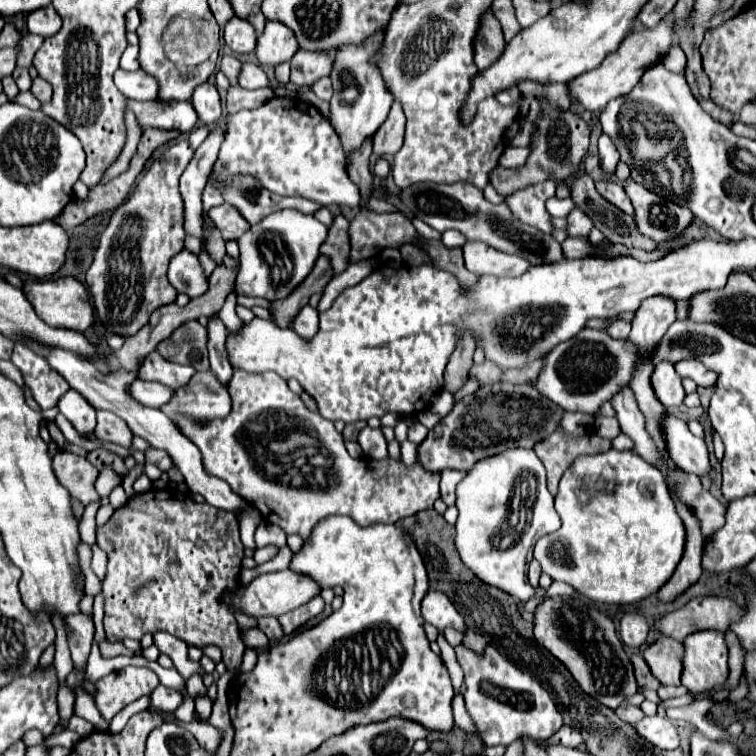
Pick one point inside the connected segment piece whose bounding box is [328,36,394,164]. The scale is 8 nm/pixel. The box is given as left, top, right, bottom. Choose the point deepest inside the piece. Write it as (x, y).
(361, 103)

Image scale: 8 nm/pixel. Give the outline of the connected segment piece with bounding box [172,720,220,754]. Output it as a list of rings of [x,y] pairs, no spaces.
[[[172,720],[172,722],[178,724],[178,726],[182,726],[184,730],[188,730],[190,734],[194,734],[194,738],[198,740],[198,744],[206,752],[210,752],[210,754],[216,752],[218,744],[220,744],[220,732],[214,726],[206,726],[206,724],[200,724],[200,722],[182,722],[182,720]]]

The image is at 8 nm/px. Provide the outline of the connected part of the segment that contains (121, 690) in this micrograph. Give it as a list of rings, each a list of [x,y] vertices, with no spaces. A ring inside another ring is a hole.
[[[126,666],[96,682],[94,702],[104,720],[112,720],[126,704],[148,696],[160,684],[158,676],[148,668]]]

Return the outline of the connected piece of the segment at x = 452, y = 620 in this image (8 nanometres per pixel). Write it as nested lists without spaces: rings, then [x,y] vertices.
[[[430,590],[426,594],[426,598],[422,600],[422,618],[424,618],[424,622],[436,626],[440,632],[448,626],[452,626],[454,630],[466,632],[466,624],[464,624],[462,616],[456,612],[456,608],[448,600],[448,596],[442,592]]]

